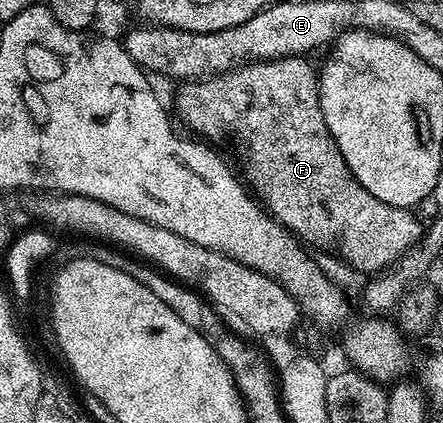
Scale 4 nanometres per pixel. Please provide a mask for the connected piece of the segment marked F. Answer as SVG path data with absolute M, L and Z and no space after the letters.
M307 56L275 57L273 61L250 61L247 65L240 66L239 69L231 69L228 73L219 73L216 77L205 77L202 81L185 81L177 88L180 90L176 93L177 114L175 113L175 116L177 118L180 116L197 133L195 134L197 138L216 143L214 141L229 137L244 152L244 167L253 183L256 184L257 190L255 189L255 192L257 194L260 192L268 200L267 210L289 233L299 238L305 246L317 245L320 249L340 248L340 257L346 264L353 265L360 273L379 275L393 268L404 254L410 252L417 245L420 241L422 224L420 225L420 221L415 217L415 212L412 209L394 207L390 203L382 203L382 199L374 199L374 195L370 195L370 191L366 191L366 187L362 187L362 183L358 183L358 179L354 179L350 167L346 167L346 159L342 159L342 155L338 151L338 143L334 143L334 139L326 127L326 119L322 115L322 103L320 102L318 69L315 64L312 66L308 61L311 60Z

